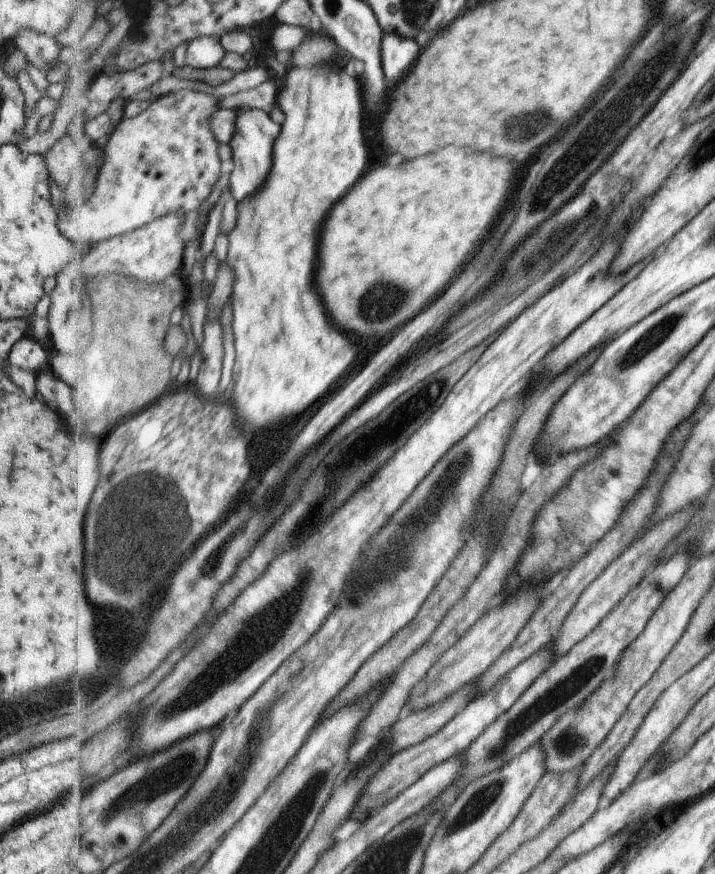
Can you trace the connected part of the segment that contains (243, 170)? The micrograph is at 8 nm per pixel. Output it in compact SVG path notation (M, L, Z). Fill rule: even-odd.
M239 107L235 112L236 131L230 142L234 169L225 181L229 184L231 196L239 204L247 196L255 194L257 188L265 182L265 176L273 166L273 142L281 134L281 126L261 109Z

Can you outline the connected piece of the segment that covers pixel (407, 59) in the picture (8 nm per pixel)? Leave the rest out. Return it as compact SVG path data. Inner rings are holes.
M389 32L383 38L381 52L383 52L383 70L387 76L387 84L389 88L393 88L409 74L411 66L417 62L421 54L421 48L417 42Z

